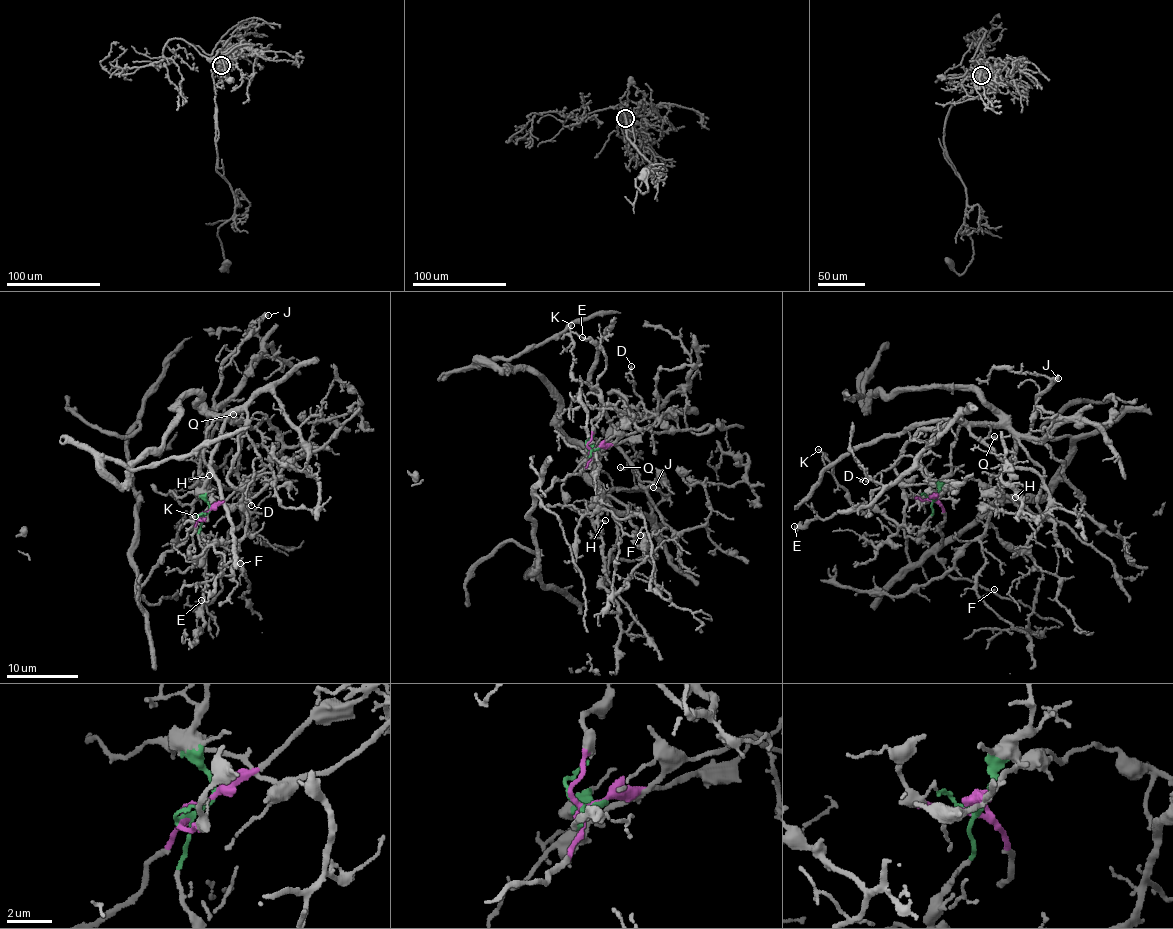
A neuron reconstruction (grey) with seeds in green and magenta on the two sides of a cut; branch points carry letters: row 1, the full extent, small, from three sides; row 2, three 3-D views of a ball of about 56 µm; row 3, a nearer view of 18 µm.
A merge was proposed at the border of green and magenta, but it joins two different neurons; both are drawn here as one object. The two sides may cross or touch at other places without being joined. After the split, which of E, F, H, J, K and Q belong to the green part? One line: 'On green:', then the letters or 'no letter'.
On green: E, F, H, J, K, Q

